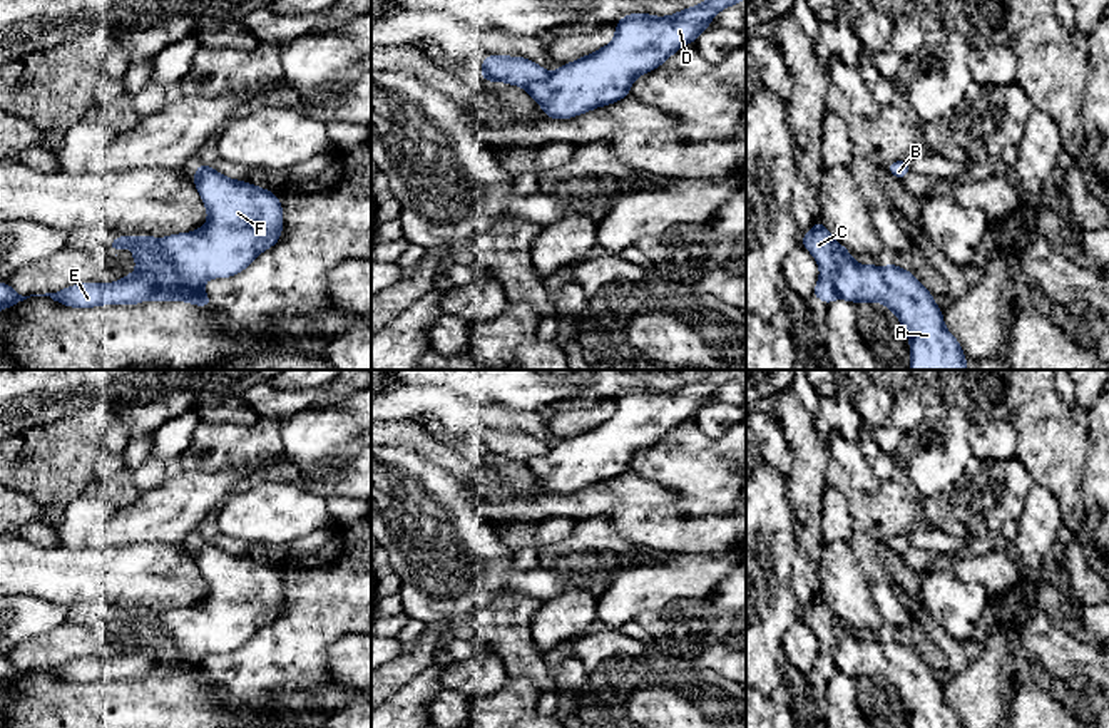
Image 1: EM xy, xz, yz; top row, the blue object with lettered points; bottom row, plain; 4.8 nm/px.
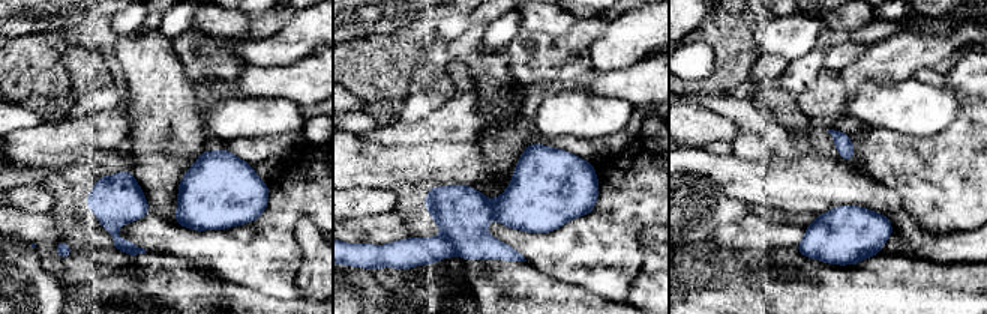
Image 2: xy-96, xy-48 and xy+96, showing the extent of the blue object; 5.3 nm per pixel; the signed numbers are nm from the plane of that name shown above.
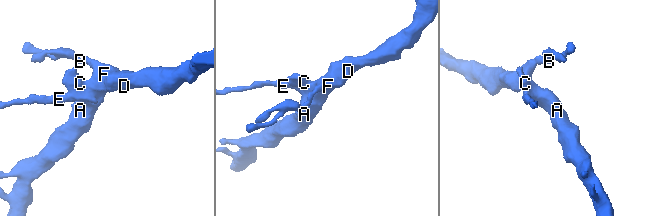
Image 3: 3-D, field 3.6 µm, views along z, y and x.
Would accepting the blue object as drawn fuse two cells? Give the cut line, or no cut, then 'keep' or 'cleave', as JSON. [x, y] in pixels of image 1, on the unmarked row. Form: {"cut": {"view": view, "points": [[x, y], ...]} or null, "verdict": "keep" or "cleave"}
{"cut": {"view": "xy", "points": [[161, 615], [158, 631], [173, 645], [174, 656], [201, 665]]}, "verdict": "cleave"}

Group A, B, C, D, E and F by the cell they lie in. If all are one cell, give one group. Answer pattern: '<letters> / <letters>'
A B D E F / C

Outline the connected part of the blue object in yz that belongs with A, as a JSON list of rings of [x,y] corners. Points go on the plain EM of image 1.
[[[838,618],[833,633],[838,673],[851,678],[885,678],[900,695],[910,728],[963,728],[957,713],[945,703],[942,684],[932,668],[913,648],[895,638],[885,643],[858,639]]]

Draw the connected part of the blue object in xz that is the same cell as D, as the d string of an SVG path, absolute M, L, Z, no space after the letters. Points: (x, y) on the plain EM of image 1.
M711 370L701 380L689 382L669 392L651 388L629 388L616 398L616 412L606 422L560 440L544 455L527 460L529 470L544 482L549 494L570 494L600 480L629 472L632 457L662 440L682 420L696 417L699 408L709 403L713 392L731 380L738 380L746 370Z

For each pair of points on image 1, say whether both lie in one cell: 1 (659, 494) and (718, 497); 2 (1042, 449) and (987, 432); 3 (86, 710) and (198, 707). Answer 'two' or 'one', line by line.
1: two
2: two
3: one

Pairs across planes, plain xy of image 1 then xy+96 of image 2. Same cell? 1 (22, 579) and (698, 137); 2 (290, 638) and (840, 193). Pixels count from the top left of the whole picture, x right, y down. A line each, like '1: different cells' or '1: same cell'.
1: different cells
2: different cells

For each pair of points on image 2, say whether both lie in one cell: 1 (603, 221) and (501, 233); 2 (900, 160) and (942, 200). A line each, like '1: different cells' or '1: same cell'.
1: same cell
2: same cell

